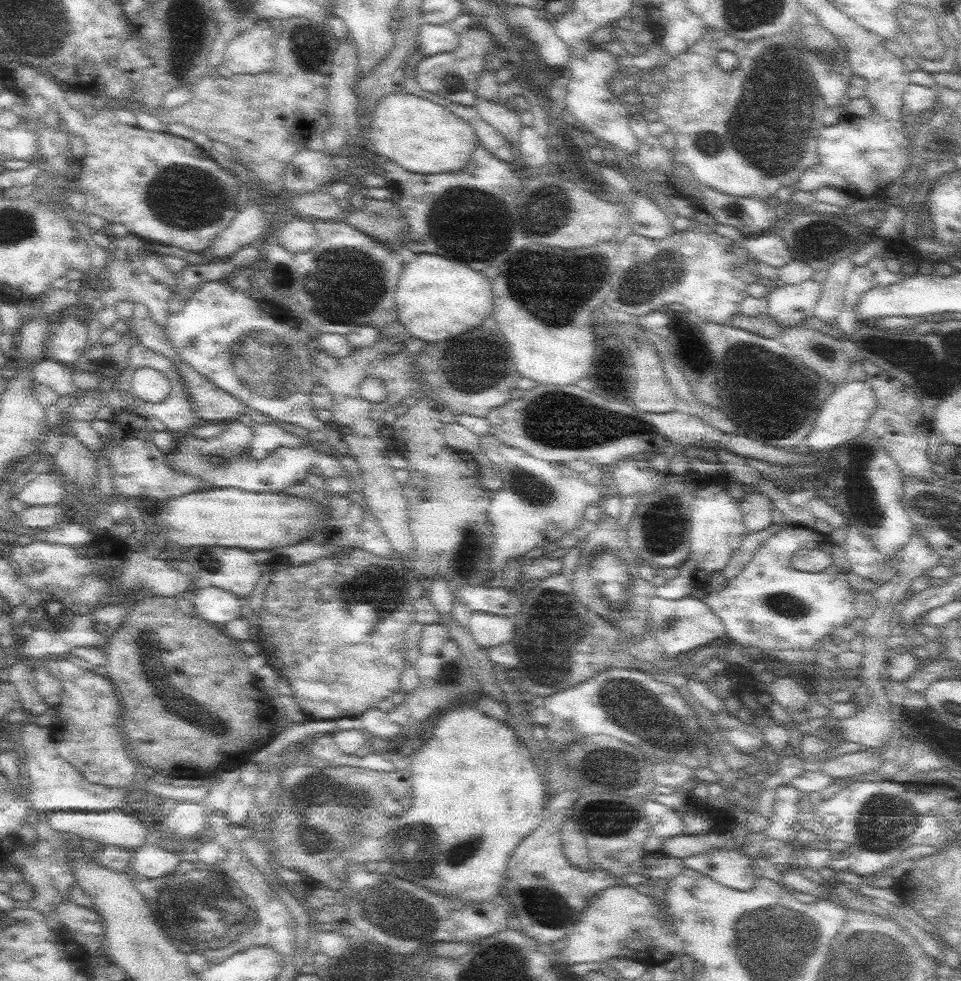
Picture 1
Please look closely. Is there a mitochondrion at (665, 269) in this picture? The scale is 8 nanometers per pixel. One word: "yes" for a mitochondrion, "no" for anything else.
yes

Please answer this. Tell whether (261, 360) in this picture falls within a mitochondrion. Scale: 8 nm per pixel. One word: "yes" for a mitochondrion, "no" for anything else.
yes

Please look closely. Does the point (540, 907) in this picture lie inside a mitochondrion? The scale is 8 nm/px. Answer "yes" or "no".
yes

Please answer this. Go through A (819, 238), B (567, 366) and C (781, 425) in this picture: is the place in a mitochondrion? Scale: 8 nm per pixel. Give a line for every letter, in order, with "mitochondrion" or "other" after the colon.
A: mitochondrion
B: other
C: mitochondrion

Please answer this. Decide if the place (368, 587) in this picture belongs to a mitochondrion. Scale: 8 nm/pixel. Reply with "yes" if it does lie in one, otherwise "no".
yes

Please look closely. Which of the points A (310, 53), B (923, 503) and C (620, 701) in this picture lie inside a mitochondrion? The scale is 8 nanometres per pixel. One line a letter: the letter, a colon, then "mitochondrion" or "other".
A: mitochondrion
B: mitochondrion
C: mitochondrion

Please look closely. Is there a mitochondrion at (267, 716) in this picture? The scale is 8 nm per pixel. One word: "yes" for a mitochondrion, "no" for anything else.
no

